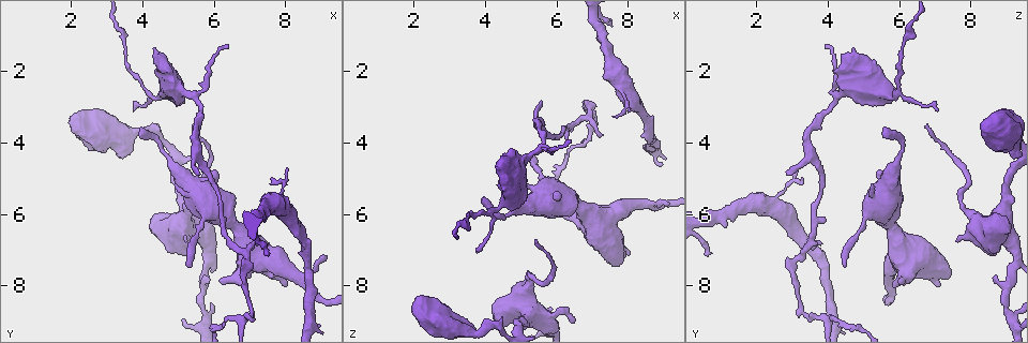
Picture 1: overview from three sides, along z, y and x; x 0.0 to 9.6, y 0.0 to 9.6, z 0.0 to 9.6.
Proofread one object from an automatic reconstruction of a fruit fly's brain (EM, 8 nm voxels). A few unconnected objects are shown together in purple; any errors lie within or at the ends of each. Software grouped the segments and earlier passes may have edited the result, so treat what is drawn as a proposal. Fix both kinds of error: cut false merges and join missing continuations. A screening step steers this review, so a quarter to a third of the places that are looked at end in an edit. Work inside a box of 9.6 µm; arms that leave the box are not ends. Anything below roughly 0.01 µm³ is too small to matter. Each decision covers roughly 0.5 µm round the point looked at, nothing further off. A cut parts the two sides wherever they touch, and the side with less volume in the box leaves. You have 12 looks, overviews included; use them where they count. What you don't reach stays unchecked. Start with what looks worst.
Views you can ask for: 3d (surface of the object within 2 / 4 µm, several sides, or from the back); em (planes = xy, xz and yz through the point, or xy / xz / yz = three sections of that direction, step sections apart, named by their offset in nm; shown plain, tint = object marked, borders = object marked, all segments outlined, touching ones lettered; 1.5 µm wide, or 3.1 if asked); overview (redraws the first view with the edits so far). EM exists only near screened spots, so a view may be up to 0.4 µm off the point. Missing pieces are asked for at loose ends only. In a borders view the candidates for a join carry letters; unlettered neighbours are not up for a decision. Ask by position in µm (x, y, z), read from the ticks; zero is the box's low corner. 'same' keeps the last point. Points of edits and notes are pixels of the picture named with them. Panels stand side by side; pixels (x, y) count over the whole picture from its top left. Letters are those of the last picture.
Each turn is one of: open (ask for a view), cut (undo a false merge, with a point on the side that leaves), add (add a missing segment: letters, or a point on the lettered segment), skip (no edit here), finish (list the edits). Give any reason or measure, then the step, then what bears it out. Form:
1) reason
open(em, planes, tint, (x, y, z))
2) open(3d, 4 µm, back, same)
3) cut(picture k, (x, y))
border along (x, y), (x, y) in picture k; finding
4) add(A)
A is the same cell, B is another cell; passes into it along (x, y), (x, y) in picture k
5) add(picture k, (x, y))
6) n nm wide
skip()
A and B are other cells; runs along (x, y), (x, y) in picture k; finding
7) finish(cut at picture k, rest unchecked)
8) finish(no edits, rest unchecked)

open(em, planes, tint, (7.20, 6.85, 3.85))

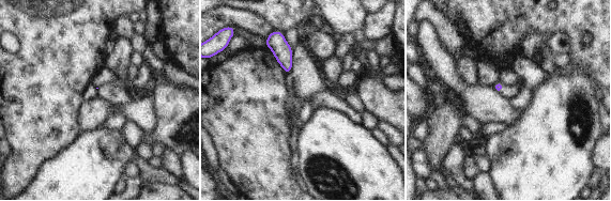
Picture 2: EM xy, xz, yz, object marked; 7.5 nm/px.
what lies round it
open(em, planes, borders, same)

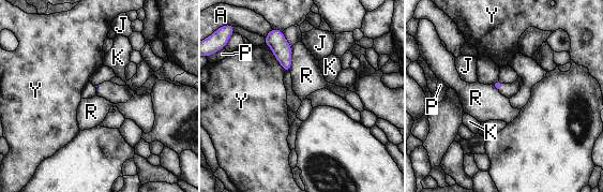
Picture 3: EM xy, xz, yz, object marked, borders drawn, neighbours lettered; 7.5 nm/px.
skip()
A, J, K, P, R and Y are other cells; border along (291, 47), (291, 67), (288, 70) in picture 3; no lettered segment goes on from it

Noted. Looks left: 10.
free end
open(em, yz, step 4, borders, (5.85, 7.75, 8.75))

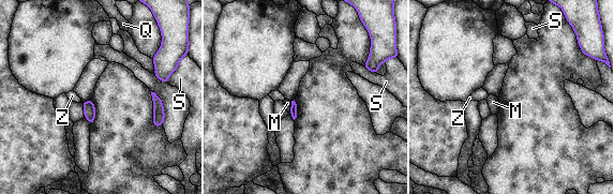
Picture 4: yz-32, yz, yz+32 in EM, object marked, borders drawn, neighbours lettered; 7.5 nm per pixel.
skip()
M, Q, S and Z are other cells; border along (291, 101), (288, 112) in picture 4; none of them fits

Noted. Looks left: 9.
open(3d, 4 µm, (5.65, 4.95, 2.90))

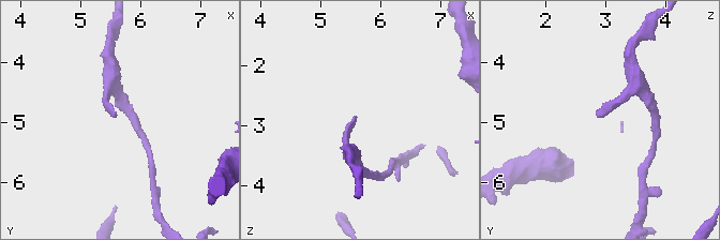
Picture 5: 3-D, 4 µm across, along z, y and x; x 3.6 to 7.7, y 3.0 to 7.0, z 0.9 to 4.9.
open(em, planes, borders, (5.55, 4.85, 2.90))

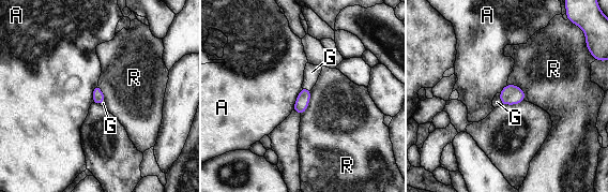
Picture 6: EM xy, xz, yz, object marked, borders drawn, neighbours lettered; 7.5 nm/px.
add(G)
G is the same cell, A and R are other cells; the neuron continues

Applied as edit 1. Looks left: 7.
tapers out
open(em, planes, borders, (9.20, 7.20, 5.70))

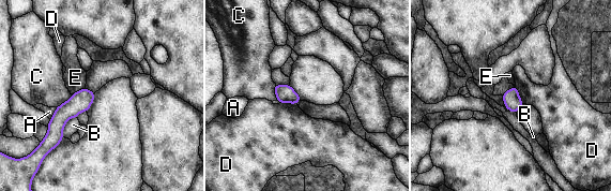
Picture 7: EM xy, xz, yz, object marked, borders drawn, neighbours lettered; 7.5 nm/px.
skip()
A, B, C, D and E are other cells; runs along (90, 93), (56, 125), (56, 141) in picture 7; no lettered segment goes on from it

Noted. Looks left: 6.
open(overview)

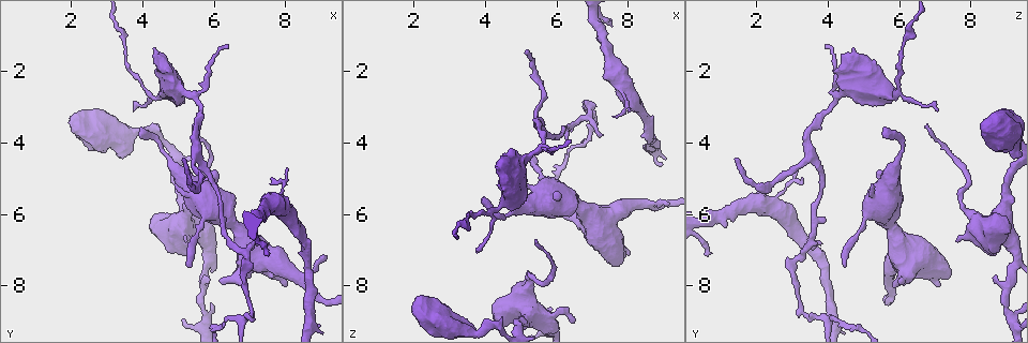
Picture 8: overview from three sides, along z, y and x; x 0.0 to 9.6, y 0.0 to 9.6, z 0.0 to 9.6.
an open end
open(em, planes, borders, (6.35, 1.30, 3.95))

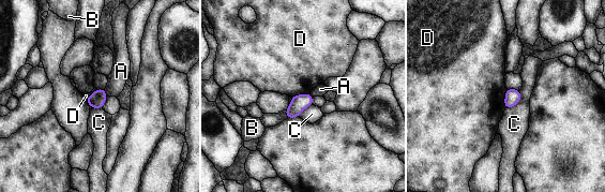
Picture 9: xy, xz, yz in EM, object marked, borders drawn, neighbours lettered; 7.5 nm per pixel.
110 nm wide
skip()
A, B, C and D are other cells; border along (309, 92), (295, 94), (291, 98) in picture 9; none of them fits

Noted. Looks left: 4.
finish(add at picture 6, rest unchecked)

